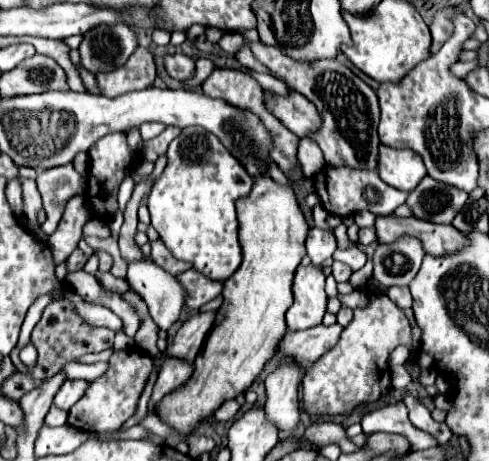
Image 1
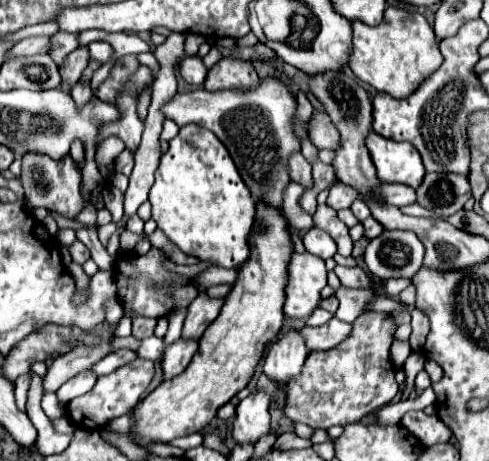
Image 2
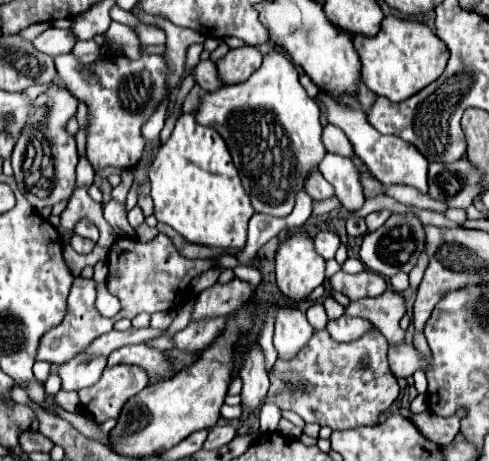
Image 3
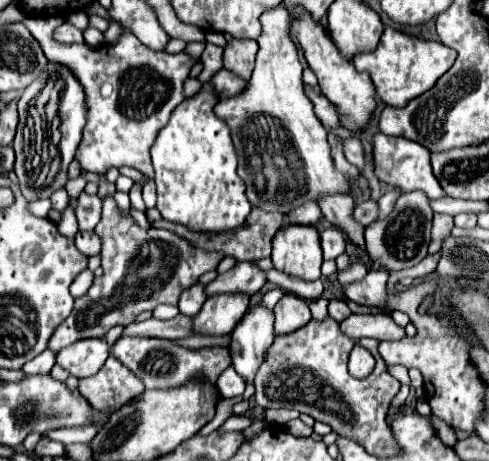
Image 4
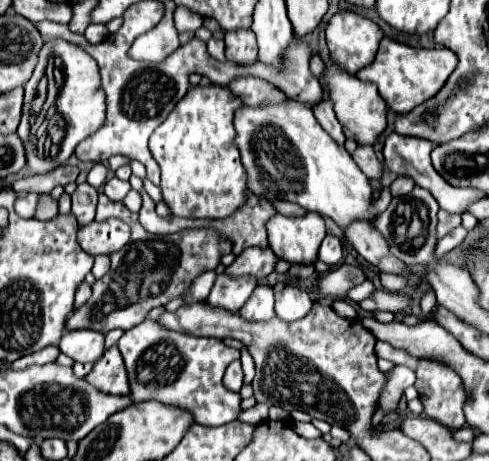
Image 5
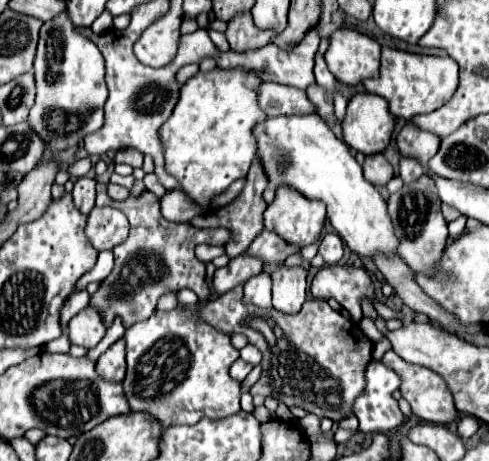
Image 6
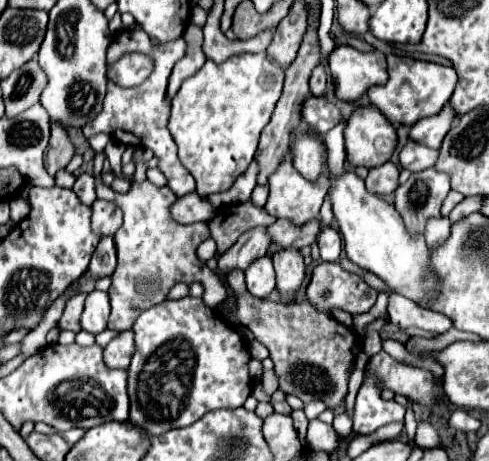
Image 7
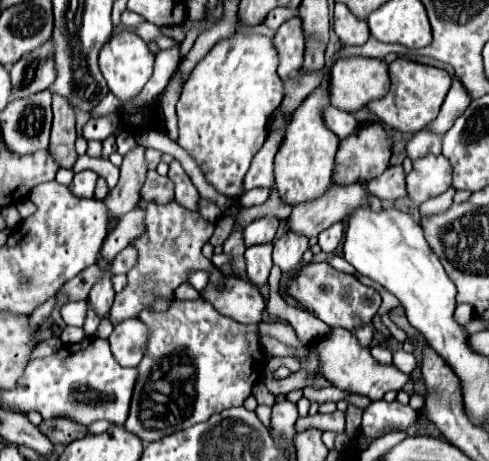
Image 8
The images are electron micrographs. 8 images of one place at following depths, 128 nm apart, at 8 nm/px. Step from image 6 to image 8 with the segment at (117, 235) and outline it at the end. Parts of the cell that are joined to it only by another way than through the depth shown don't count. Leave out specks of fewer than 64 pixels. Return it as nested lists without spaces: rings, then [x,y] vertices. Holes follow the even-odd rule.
[[[136,146],[124,156],[124,162],[120,166],[120,182],[104,198],[110,216],[122,218],[126,212],[130,212],[138,204],[140,188],[144,186],[146,172],[148,172],[144,152],[146,152],[144,146]]]

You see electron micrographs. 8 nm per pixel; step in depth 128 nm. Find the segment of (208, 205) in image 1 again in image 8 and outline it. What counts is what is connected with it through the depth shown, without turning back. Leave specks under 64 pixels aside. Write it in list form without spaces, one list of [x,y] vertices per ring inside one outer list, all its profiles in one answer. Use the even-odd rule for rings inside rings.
[[[234,34],[214,44],[196,64],[176,104],[180,136],[178,144],[200,164],[208,182],[222,194],[238,198],[244,192],[244,176],[254,154],[268,136],[268,120],[280,106],[282,80],[276,74],[278,52],[272,38],[262,34]]]

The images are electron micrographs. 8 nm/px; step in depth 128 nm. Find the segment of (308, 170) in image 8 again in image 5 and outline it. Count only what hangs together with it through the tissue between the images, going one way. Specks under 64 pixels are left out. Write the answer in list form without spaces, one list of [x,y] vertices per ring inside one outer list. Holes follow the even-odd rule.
[[[318,212],[304,216],[276,214],[266,222],[270,248],[290,264],[314,264],[320,242],[326,236],[324,218]]]

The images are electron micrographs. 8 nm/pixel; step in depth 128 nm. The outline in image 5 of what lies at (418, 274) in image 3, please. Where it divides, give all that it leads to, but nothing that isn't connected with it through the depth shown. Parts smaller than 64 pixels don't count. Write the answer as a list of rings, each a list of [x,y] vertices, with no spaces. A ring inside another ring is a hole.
[[[440,210],[438,212],[438,238],[446,236],[452,228],[456,228],[460,224],[460,214],[450,214]]]

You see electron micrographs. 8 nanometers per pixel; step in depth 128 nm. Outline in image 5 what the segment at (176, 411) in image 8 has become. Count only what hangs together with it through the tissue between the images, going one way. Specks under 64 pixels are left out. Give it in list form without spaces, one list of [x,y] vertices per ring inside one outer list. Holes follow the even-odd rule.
[[[144,320],[136,328],[124,332],[118,340],[118,348],[126,362],[132,402],[156,400],[186,410],[194,416],[194,422],[202,426],[228,424],[242,412],[240,394],[222,384],[224,370],[232,360],[240,358],[240,352],[228,348],[222,340],[172,332],[154,320]]]

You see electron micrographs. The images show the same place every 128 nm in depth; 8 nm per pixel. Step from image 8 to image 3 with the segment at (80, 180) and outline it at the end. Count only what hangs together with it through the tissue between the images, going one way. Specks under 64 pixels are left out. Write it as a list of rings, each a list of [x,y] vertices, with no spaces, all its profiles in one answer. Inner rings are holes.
[[[82,218],[76,226],[74,226],[74,234],[78,236],[84,236],[84,238],[90,238],[94,242],[98,242],[98,228],[94,226],[94,222],[90,222],[88,218]]]

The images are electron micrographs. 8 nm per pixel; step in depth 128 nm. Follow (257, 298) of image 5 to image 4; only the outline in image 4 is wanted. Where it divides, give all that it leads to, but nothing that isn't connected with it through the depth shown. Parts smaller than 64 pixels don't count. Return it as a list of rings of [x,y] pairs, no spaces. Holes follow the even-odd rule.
[[[262,302],[250,306],[246,316],[236,324],[230,342],[232,366],[236,372],[252,382],[256,368],[264,362],[264,352],[274,340],[274,312]]]

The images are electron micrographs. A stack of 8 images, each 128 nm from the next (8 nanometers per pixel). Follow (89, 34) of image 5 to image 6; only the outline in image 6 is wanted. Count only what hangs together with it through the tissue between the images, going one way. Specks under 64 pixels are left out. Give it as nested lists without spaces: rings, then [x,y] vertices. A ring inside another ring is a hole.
[[[104,10],[104,12],[94,20],[94,24],[92,24],[90,28],[92,28],[94,34],[104,34],[106,30],[110,30],[110,28],[112,28],[112,16],[108,14],[108,10]]]

